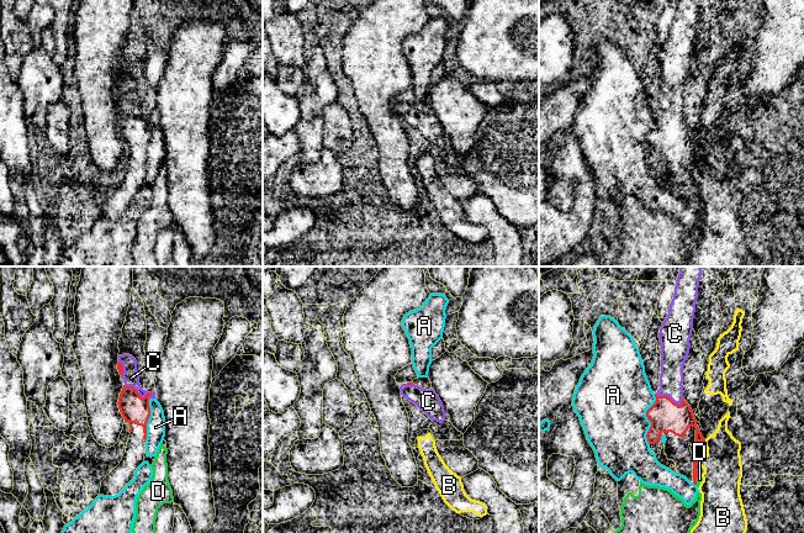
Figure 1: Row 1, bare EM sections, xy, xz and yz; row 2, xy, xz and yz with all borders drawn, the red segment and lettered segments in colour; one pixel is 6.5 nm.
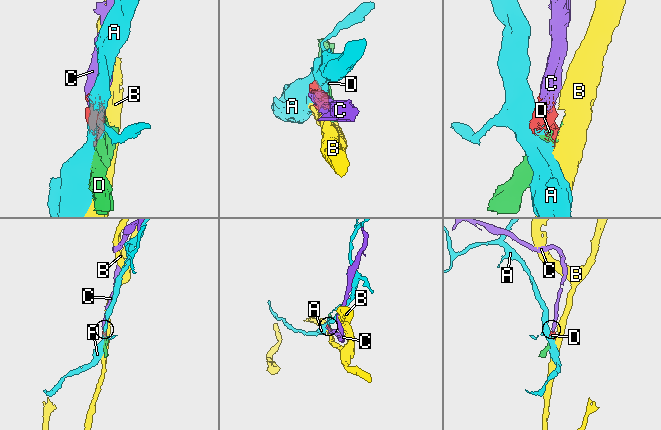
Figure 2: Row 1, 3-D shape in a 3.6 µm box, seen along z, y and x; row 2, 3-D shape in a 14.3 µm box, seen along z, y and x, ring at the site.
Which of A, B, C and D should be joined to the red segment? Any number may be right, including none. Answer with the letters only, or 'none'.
C

